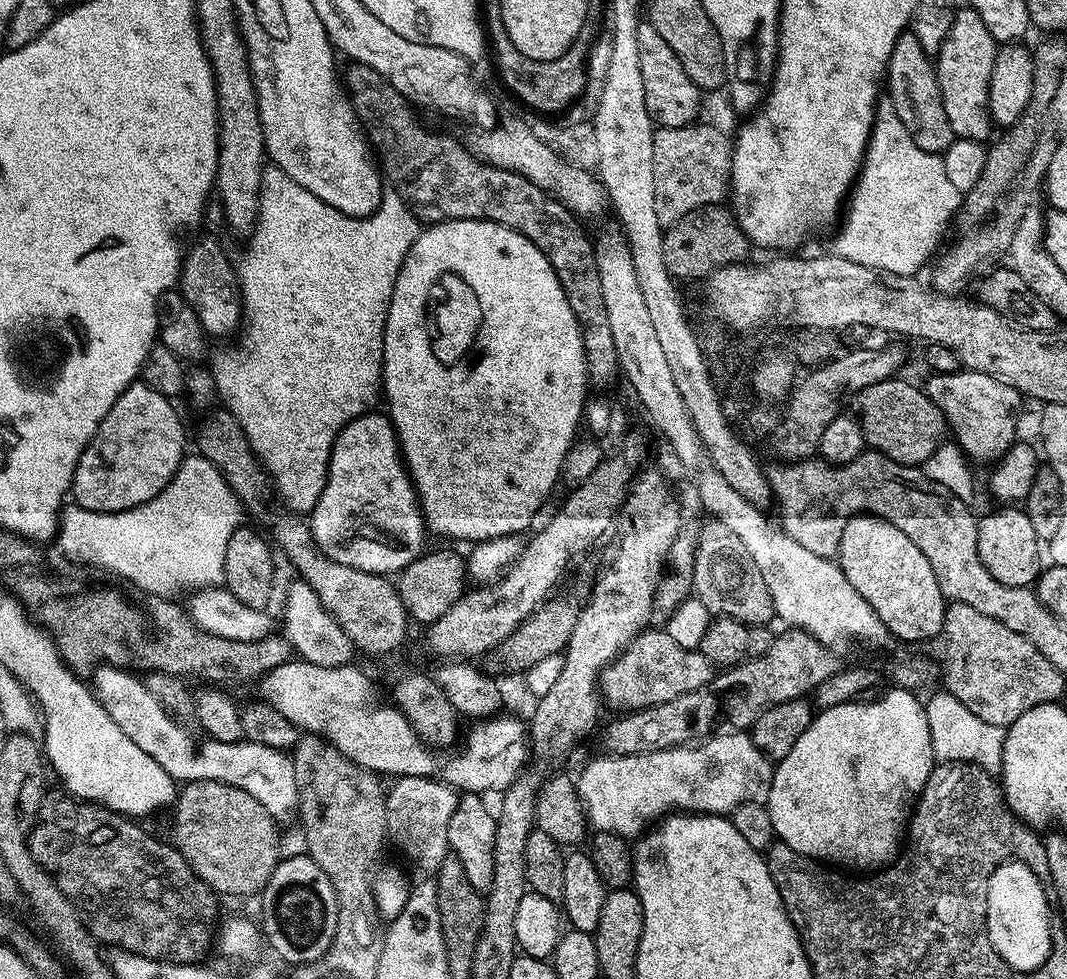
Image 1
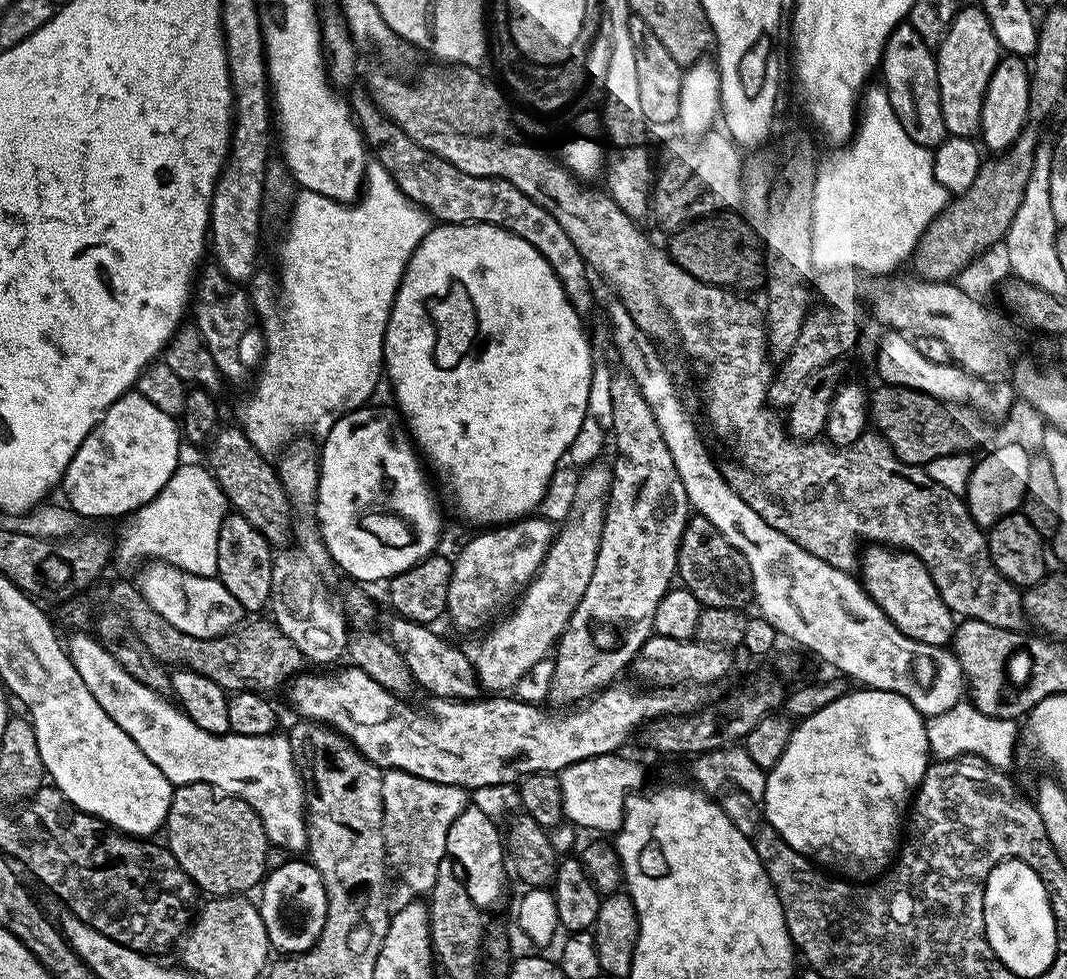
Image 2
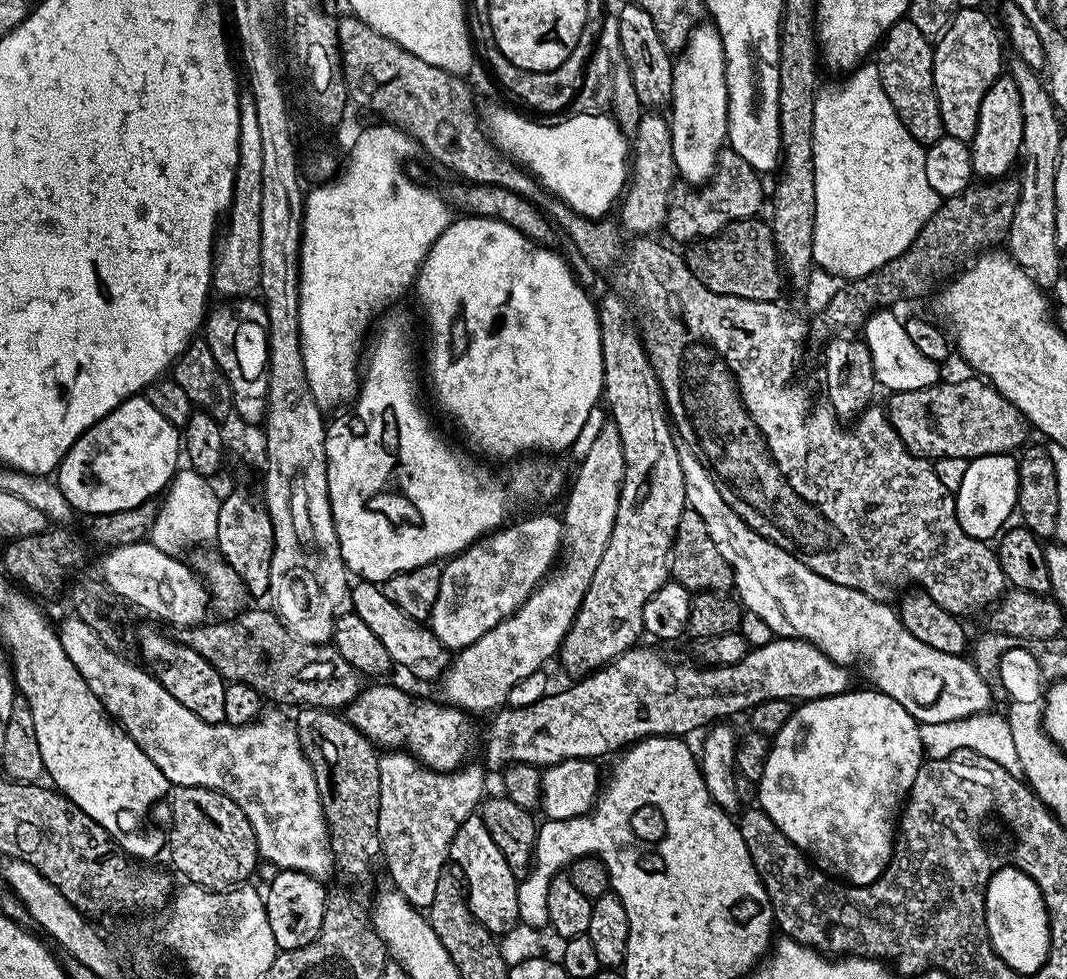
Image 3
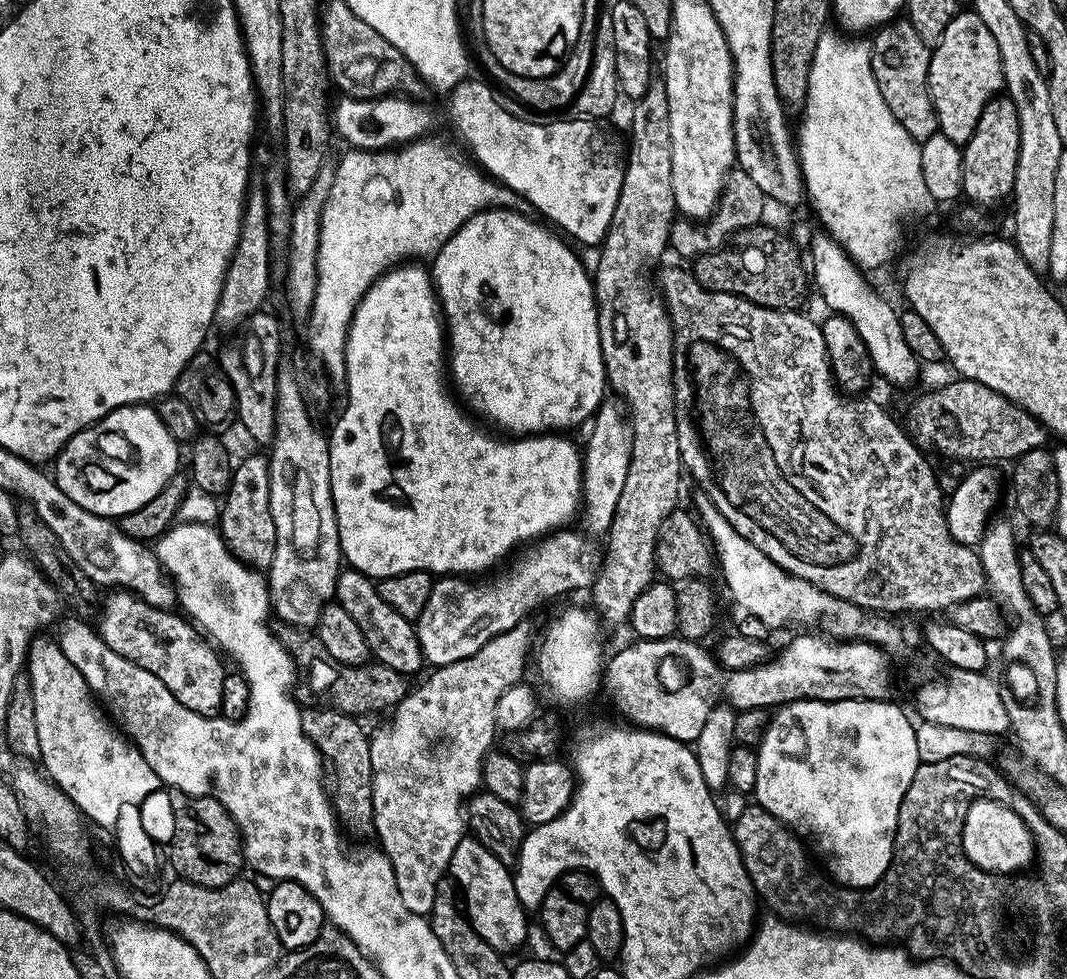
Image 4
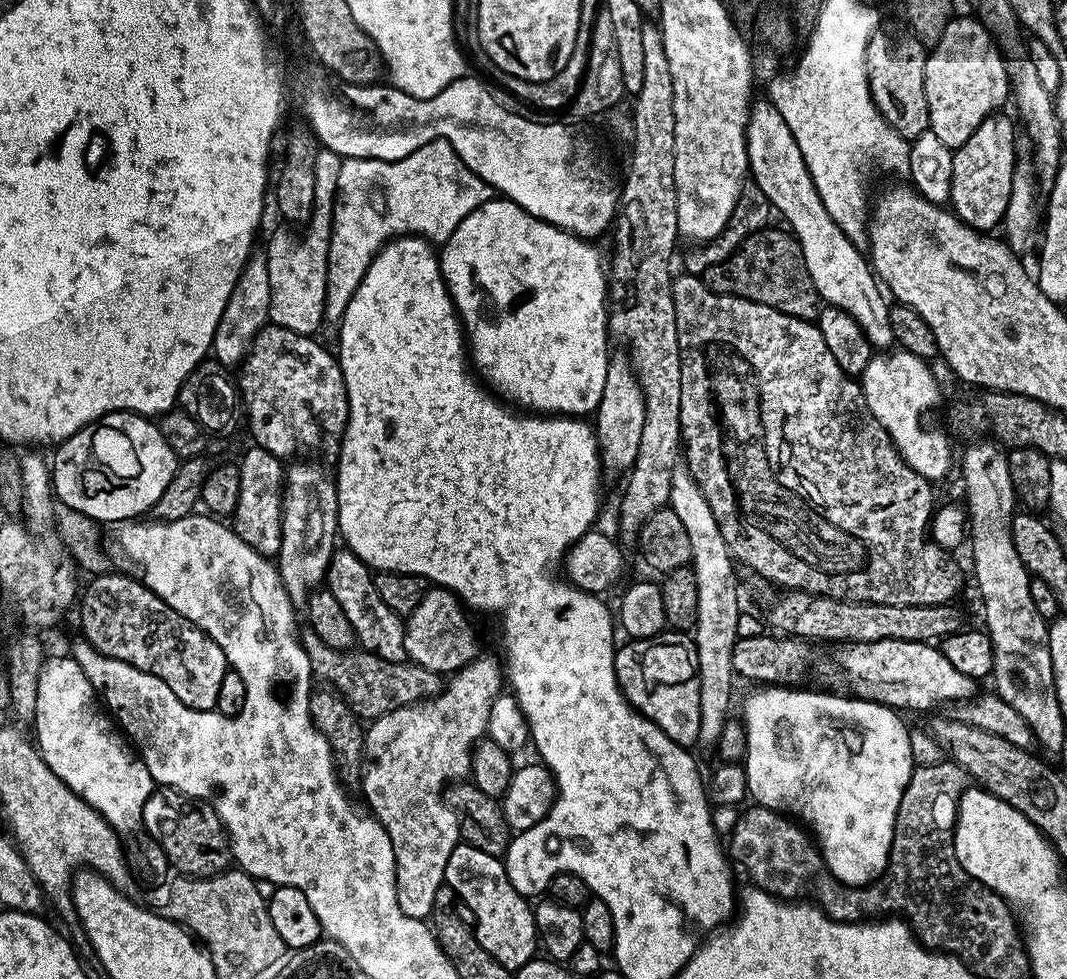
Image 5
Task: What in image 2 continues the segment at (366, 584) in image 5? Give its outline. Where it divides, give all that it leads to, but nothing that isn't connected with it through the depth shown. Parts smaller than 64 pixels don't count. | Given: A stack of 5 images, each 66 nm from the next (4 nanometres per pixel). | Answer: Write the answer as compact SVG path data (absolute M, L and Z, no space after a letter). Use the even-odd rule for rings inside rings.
M393 619L393 624L386 629L386 635L392 641L394 647L400 651L400 657L406 662L408 672L412 675L413 681L420 684L428 692L433 692L433 697L441 700L475 700L478 696L478 684L474 679L474 669L469 653L464 653L462 649L455 648L448 640L443 640L435 631L435 627L427 624L419 624L413 620Z

